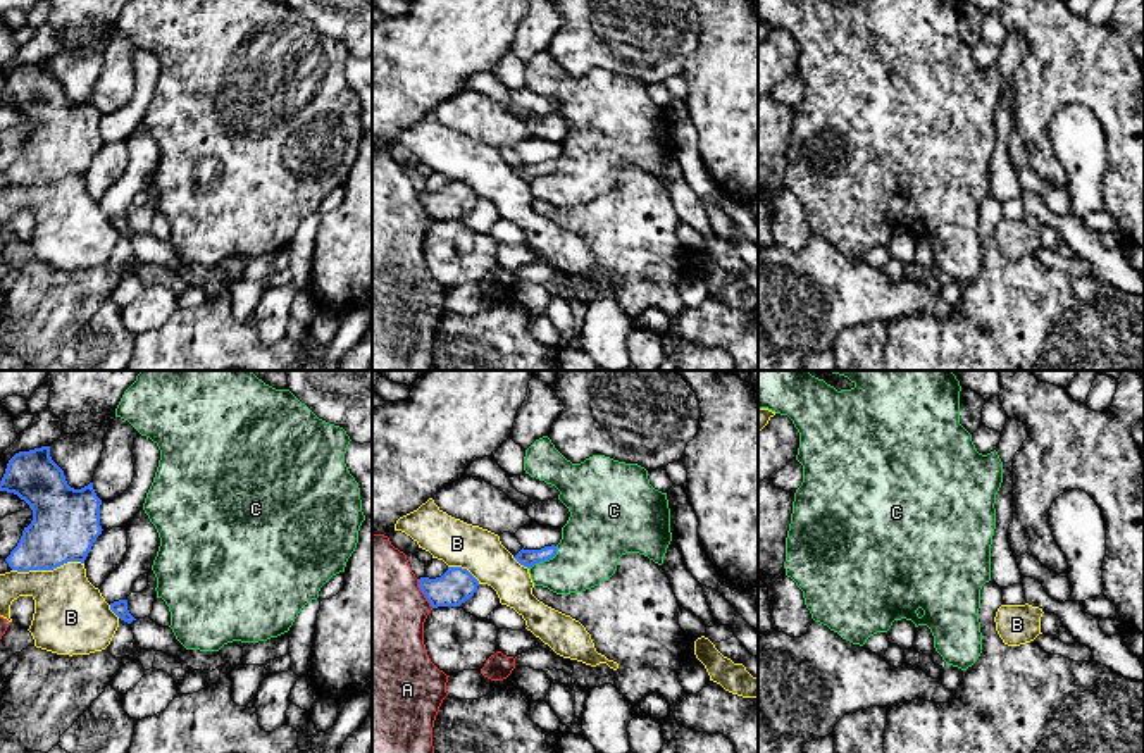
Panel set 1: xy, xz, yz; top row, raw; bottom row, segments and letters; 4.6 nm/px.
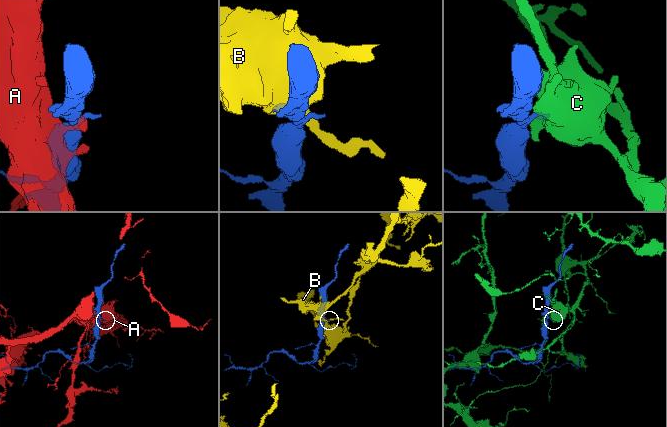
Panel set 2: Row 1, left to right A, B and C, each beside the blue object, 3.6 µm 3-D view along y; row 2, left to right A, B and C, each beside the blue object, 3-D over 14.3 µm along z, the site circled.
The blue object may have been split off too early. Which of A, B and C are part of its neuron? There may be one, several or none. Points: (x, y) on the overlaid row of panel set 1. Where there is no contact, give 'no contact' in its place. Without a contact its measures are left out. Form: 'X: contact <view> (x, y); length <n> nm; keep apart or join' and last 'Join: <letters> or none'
A: contact xz (422, 591); length 150 nm; keep apart
B: contact xy (47, 569); length 340 nm; keep apart
C: contact xz (545, 559); length 170 nm; keep apart
Join: none

